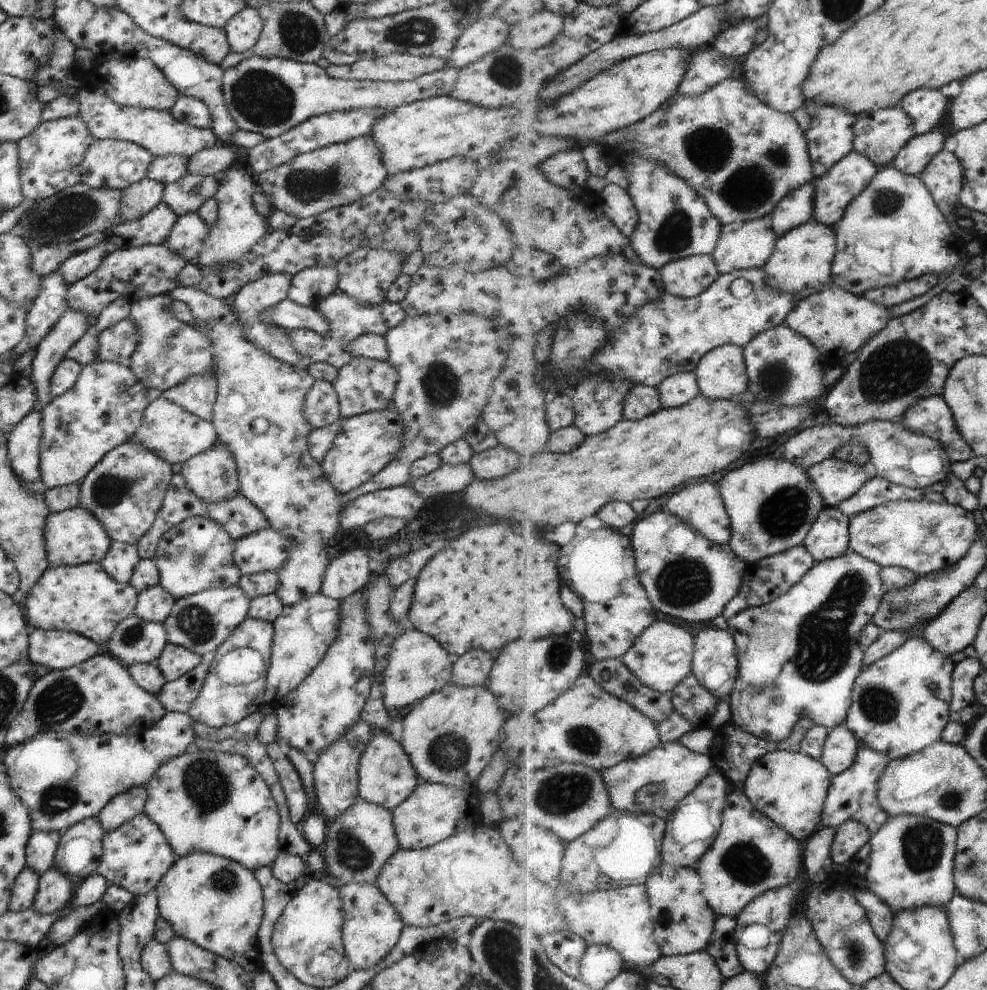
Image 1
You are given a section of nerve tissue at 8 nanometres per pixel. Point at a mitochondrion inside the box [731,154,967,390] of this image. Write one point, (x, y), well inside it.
(886, 202)

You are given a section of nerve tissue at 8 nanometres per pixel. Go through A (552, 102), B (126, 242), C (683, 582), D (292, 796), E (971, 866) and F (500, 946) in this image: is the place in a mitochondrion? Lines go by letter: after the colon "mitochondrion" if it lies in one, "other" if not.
A: other
B: other
C: mitochondrion
D: other
E: mitochondrion
F: mitochondrion

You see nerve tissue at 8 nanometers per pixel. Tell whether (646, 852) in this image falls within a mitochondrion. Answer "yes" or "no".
no

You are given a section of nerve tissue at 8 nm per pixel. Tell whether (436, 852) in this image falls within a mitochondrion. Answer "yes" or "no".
no

